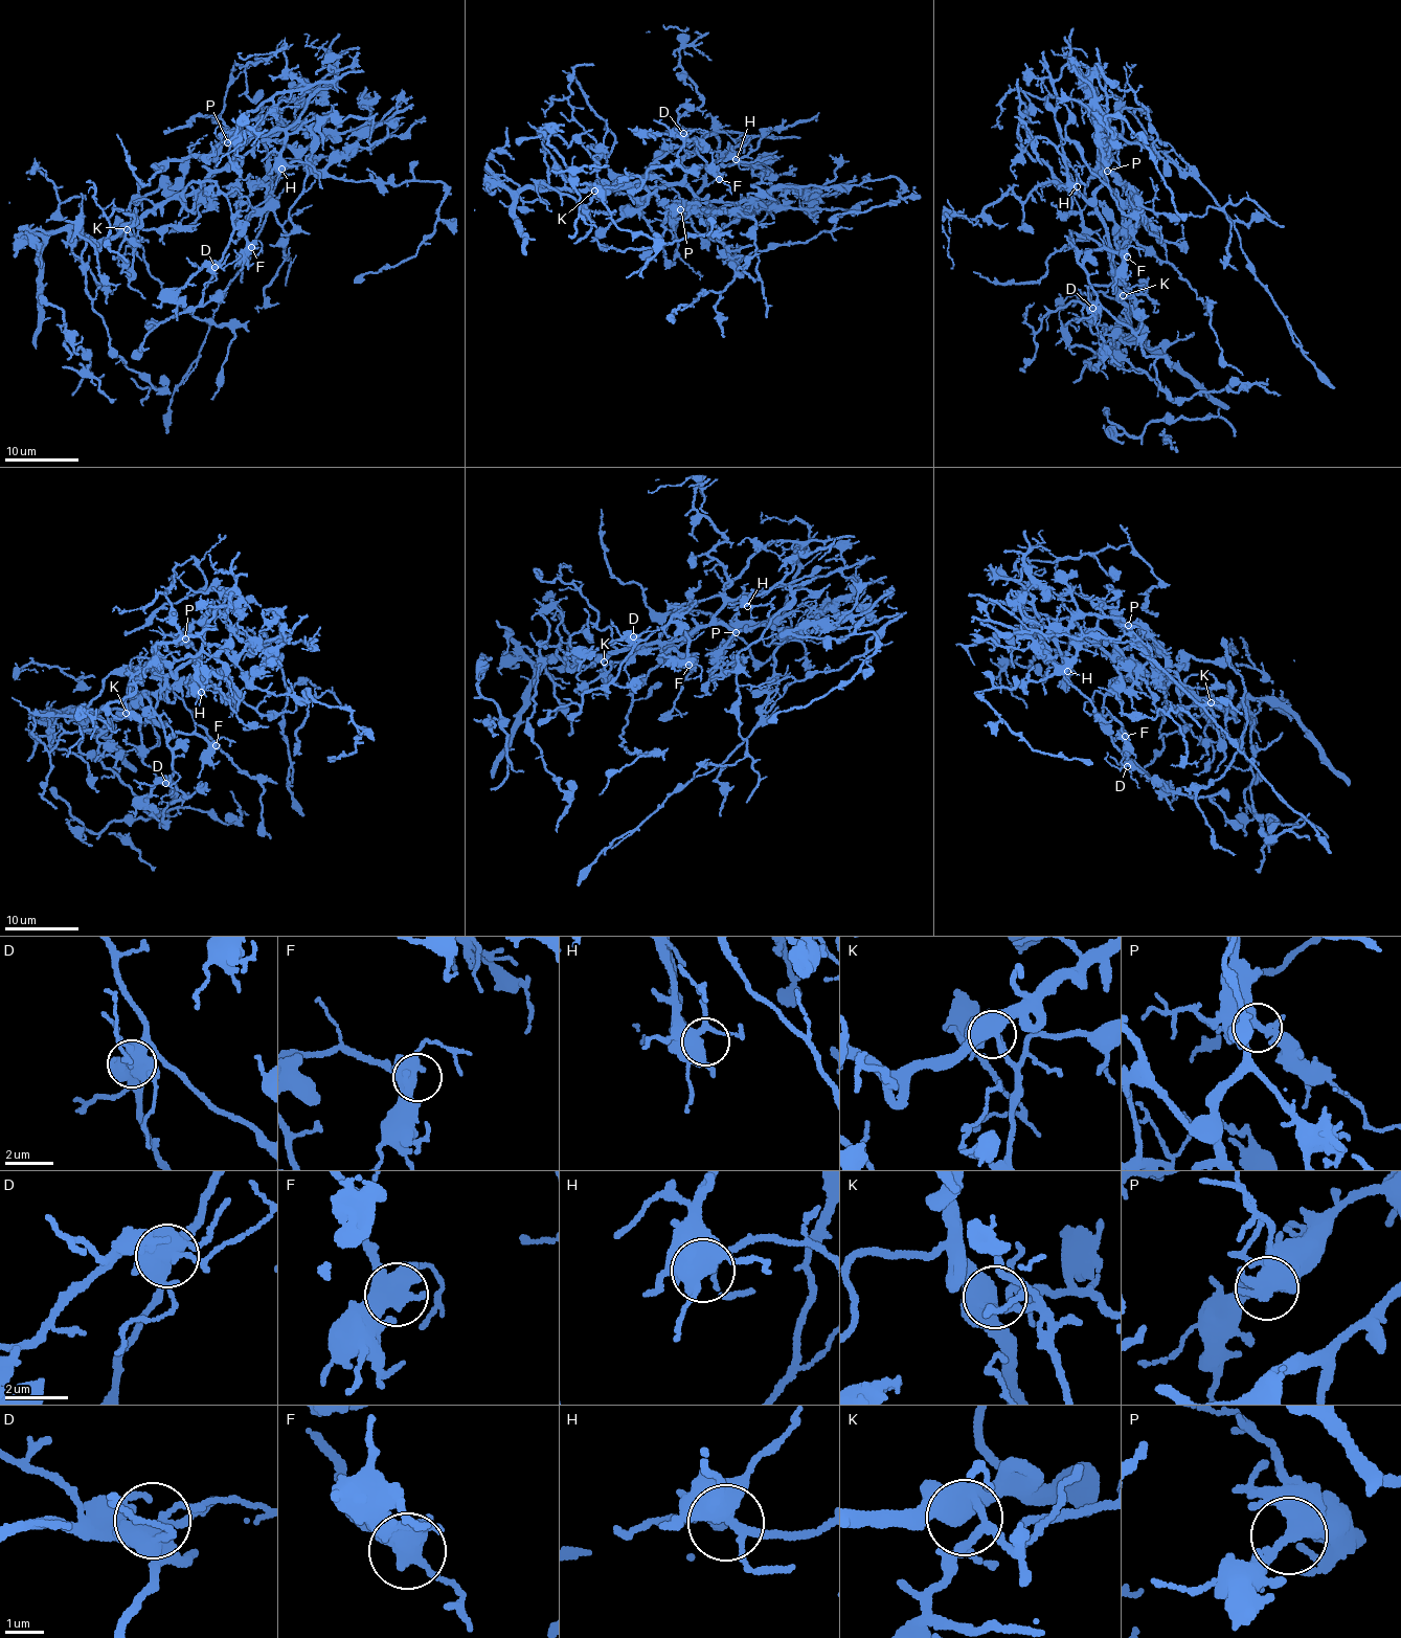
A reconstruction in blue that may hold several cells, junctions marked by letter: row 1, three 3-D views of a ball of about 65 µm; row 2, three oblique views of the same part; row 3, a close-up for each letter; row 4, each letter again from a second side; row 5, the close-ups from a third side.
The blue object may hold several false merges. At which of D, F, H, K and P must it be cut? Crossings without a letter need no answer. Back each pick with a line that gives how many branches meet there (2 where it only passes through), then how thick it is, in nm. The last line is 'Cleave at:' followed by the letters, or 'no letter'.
Cleave at: no letter

